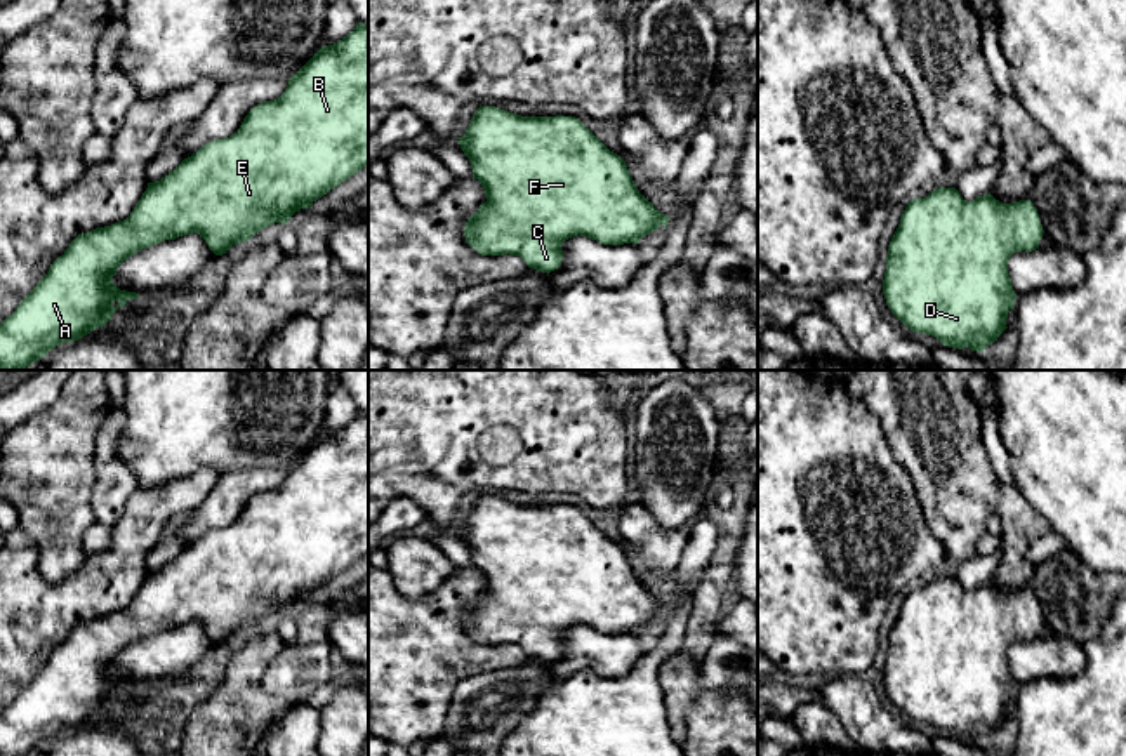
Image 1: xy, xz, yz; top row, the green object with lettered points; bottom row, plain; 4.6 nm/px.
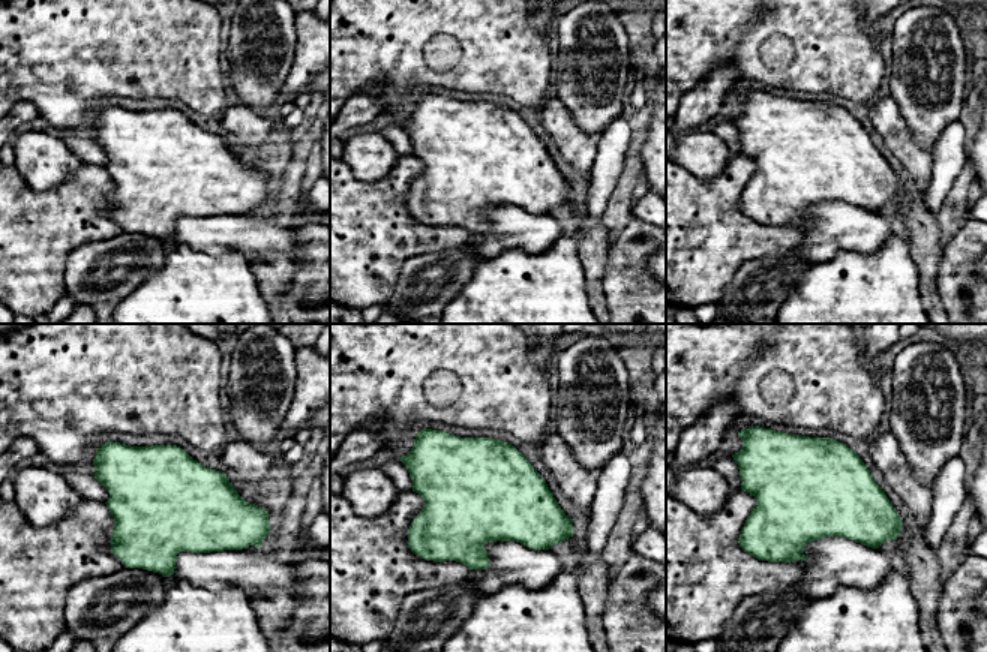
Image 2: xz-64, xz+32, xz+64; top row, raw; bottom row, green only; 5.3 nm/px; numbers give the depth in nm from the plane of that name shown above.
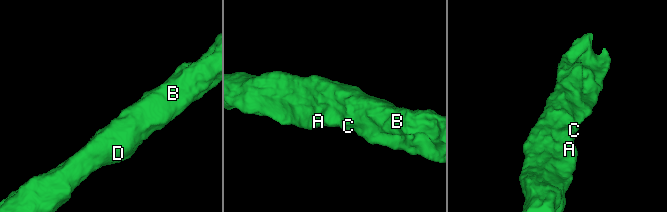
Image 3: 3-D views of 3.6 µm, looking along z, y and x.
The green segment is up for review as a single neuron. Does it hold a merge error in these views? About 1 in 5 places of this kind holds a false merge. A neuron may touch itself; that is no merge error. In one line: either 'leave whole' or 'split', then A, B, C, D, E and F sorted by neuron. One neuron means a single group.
leave whole; A B C D E F

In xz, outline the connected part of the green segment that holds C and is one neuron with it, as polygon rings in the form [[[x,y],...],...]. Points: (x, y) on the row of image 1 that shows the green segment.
[[[480,106],[466,134],[457,139],[487,196],[464,228],[467,245],[481,255],[520,255],[528,268],[551,273],[561,266],[561,243],[568,238],[582,235],[603,245],[639,243],[645,235],[660,226],[666,229],[669,222],[669,216],[660,214],[638,191],[626,162],[575,116],[521,116],[495,106]]]

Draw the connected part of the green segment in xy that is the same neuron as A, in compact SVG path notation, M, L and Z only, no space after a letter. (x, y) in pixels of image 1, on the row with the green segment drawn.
M368 24L356 28L334 45L321 47L295 75L285 92L254 106L240 129L215 139L184 158L160 181L148 182L130 216L111 226L78 235L49 268L47 275L0 323L0 370L24 370L63 342L73 342L104 327L118 308L139 294L120 290L111 278L130 255L165 240L198 233L215 255L248 242L261 229L309 209L318 198L368 165Z

